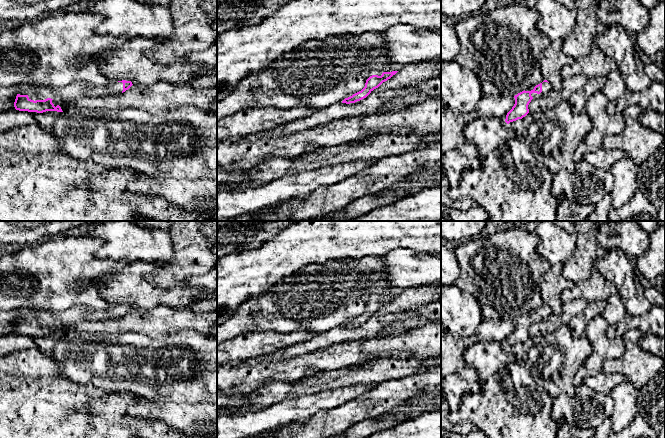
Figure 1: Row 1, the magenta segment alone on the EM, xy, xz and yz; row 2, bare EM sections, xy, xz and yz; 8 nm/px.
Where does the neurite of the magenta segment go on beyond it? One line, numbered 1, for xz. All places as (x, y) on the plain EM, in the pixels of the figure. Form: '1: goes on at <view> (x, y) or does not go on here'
1: does not go on here

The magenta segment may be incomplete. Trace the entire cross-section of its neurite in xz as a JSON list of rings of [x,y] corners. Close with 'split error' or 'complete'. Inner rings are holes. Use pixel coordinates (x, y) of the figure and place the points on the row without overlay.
[[[392,295],[392,296],[383,296],[381,300],[378,299],[372,299],[370,300],[365,307],[365,311],[353,318],[352,320],[345,322],[342,327],[350,328],[355,327],[357,325],[360,325],[364,322],[366,322],[374,313],[378,312],[383,306],[390,303],[393,299],[395,299],[398,295]]]; complete

